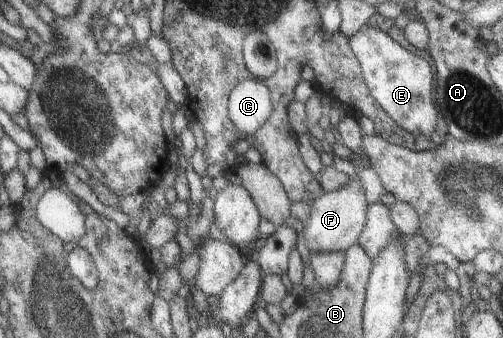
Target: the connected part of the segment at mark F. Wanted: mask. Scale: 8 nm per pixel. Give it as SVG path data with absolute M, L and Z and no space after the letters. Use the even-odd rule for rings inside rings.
M349 171L349 174L345 186L324 192L315 198L311 204L308 204L307 220L303 222L303 228L301 228L301 238L303 238L308 252L344 251L355 243L357 236L363 230L368 204L365 196L363 196L361 182L353 172Z

